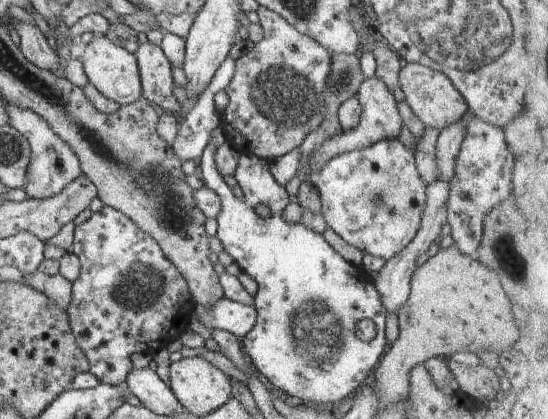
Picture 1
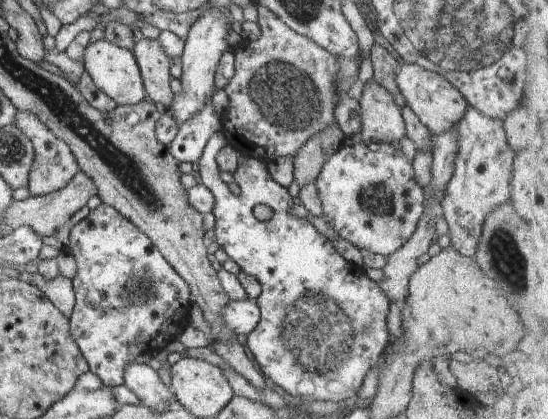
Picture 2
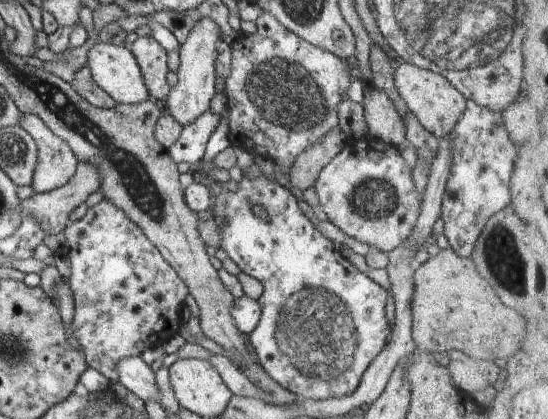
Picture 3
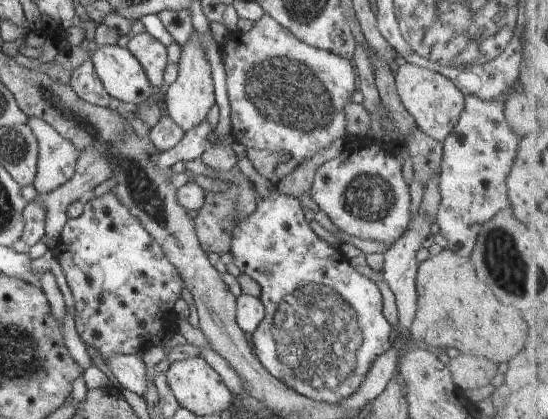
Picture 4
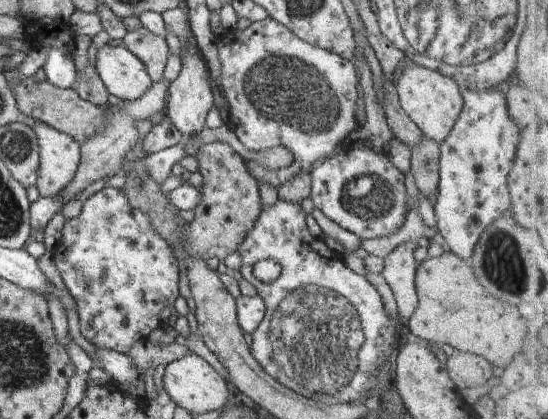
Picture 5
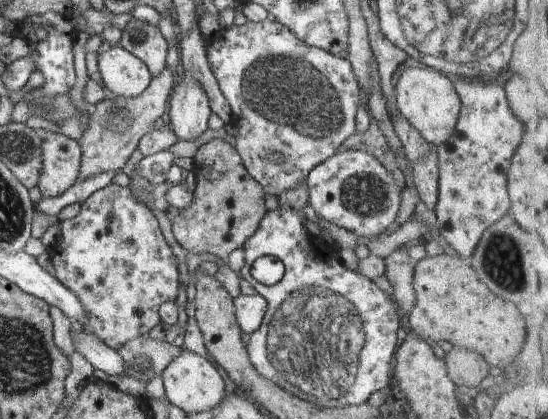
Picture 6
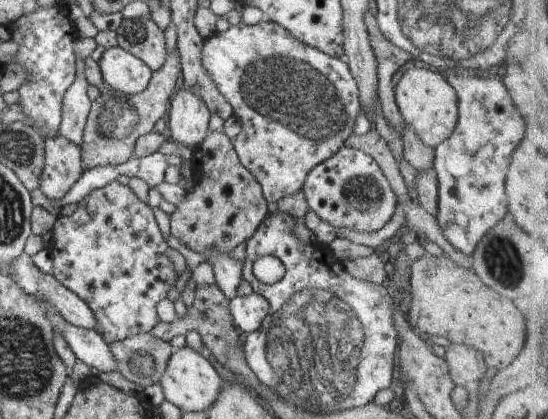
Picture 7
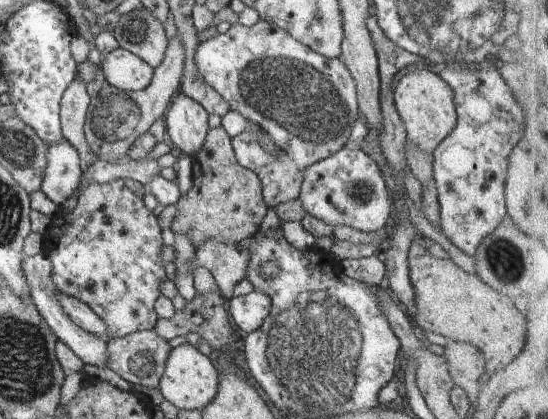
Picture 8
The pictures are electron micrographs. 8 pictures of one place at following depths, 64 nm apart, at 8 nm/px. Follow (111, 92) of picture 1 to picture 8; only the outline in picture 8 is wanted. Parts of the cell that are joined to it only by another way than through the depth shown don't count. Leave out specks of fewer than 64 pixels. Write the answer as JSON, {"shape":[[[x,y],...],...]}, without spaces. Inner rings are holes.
{"shape":[[[120,46],[102,58],[101,67],[105,80],[125,92],[143,91],[153,77],[151,66]]]}

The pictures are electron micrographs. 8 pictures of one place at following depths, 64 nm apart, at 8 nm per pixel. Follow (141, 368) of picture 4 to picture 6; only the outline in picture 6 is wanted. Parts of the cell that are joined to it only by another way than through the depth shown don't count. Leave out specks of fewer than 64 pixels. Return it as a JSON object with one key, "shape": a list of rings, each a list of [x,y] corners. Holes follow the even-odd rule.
{"shape":[[[78,332],[76,336],[72,336],[72,340],[76,352],[80,352],[94,369],[102,370],[111,376],[126,375],[122,356],[118,354],[117,350],[106,346],[106,343],[102,342],[102,338],[96,336],[95,333]]]}

